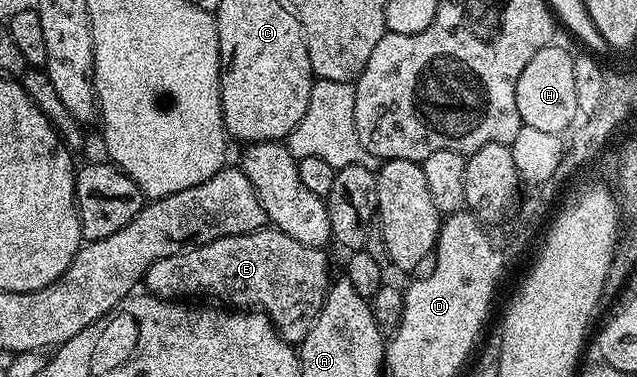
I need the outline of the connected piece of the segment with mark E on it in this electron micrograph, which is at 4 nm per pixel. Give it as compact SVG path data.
M265 228L255 230L252 234L239 234L238 236L226 236L214 240L210 244L202 244L196 246L193 250L184 250L180 254L174 256L166 256L162 260L158 260L153 264L148 271L145 272L142 279L143 285L146 287L147 293L154 294L158 298L166 298L169 300L192 300L195 294L201 294L201 299L212 300L208 298L217 298L217 303L223 304L228 308L259 308L263 313L267 314L269 320L274 324L274 328L283 336L287 342L299 344L304 341L305 336L310 332L310 328L314 324L314 320L318 316L318 312L322 308L322 304L328 295L330 285L330 277L328 278L328 258L325 251L318 247L307 247L306 244L300 244L298 240L284 234L282 231L275 228Z

